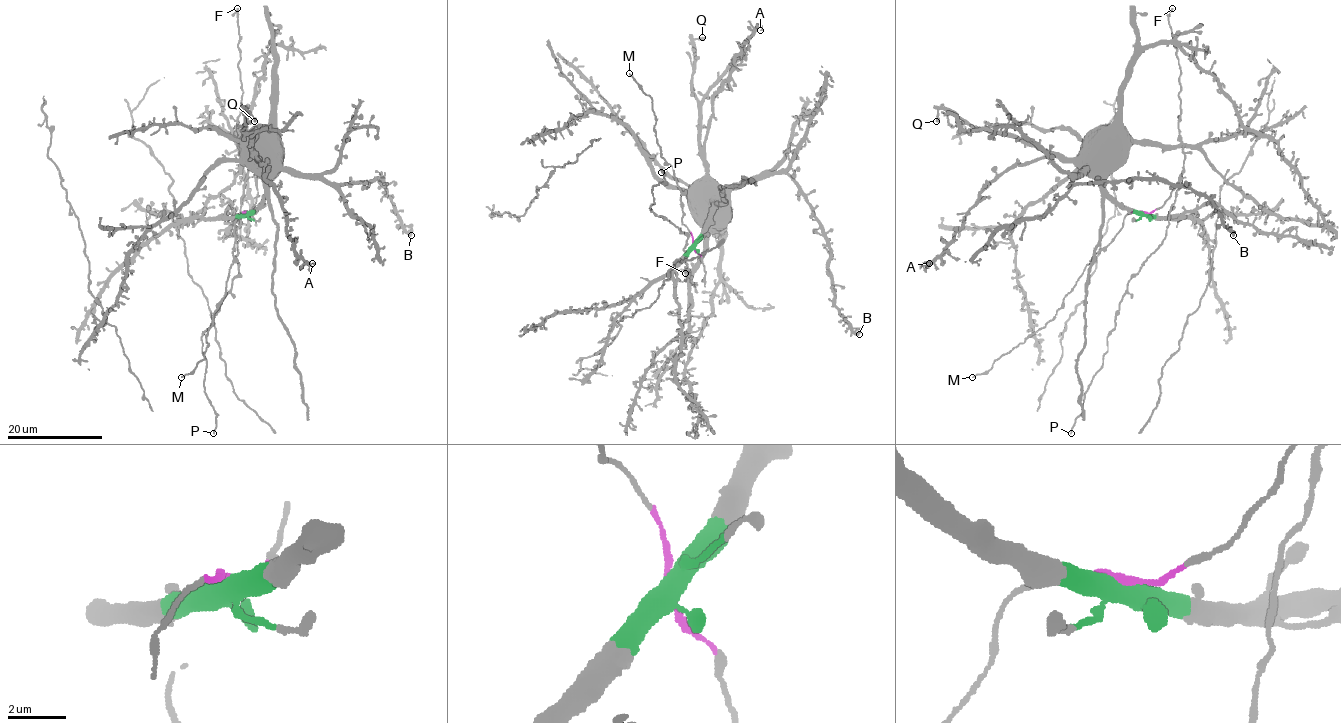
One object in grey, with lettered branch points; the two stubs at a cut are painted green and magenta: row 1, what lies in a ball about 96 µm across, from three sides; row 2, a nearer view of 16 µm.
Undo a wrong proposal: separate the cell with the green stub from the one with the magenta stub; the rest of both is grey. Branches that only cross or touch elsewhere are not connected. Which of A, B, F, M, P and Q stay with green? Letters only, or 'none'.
A, B, F, P, Q

